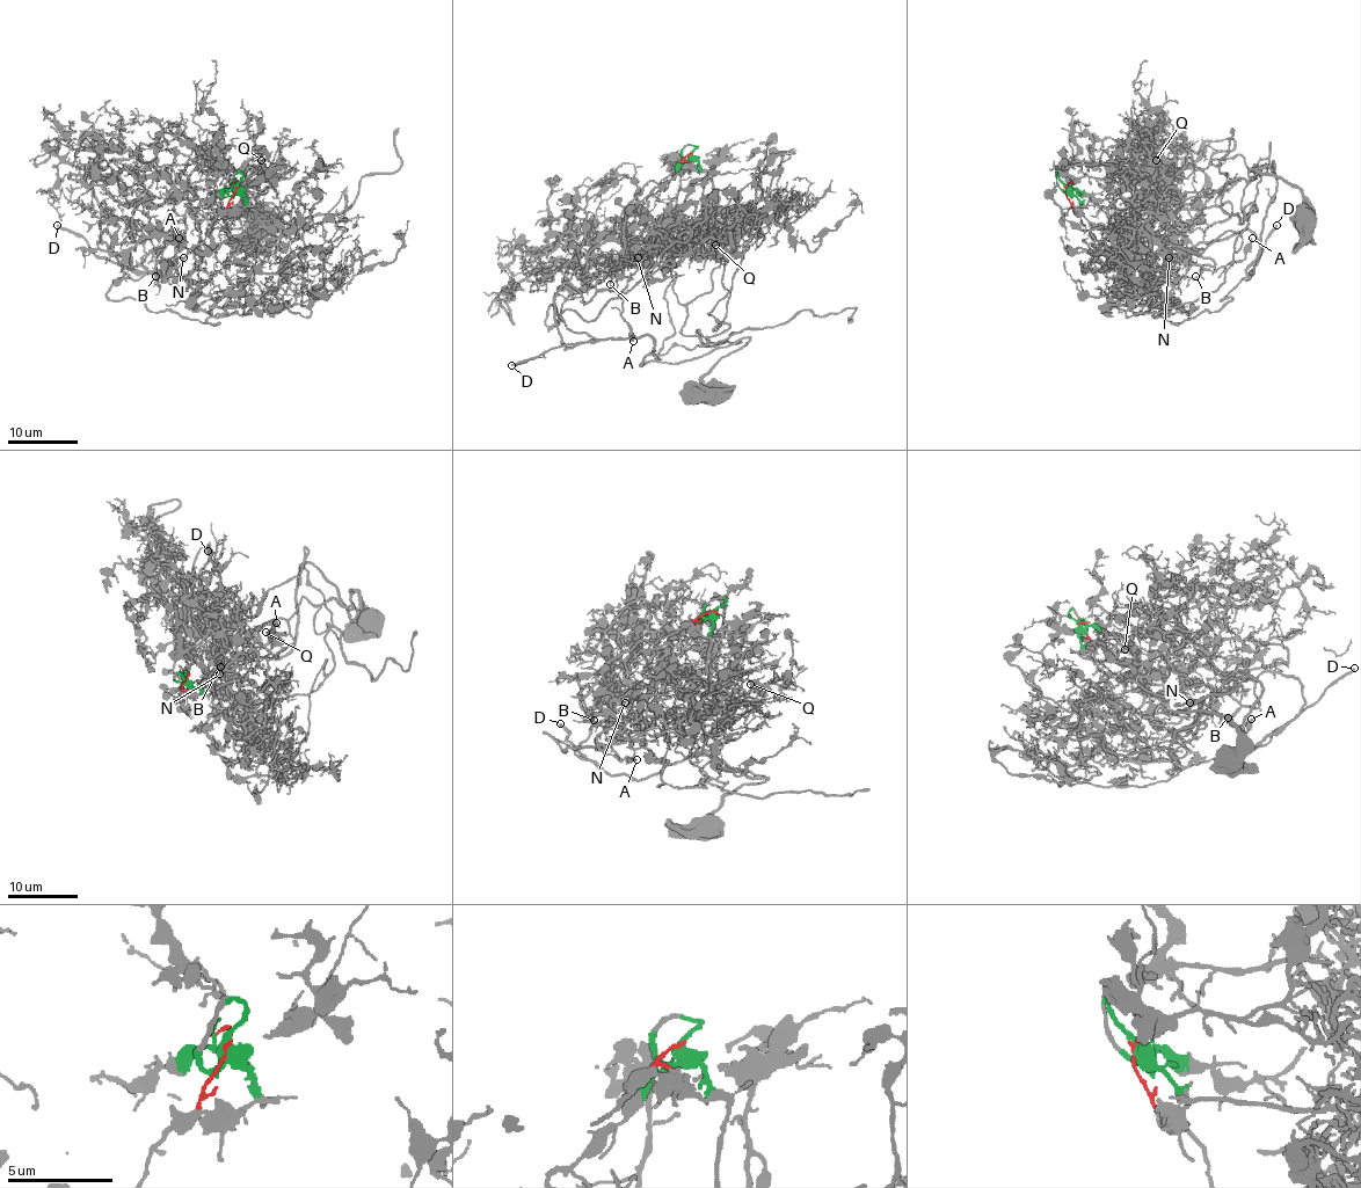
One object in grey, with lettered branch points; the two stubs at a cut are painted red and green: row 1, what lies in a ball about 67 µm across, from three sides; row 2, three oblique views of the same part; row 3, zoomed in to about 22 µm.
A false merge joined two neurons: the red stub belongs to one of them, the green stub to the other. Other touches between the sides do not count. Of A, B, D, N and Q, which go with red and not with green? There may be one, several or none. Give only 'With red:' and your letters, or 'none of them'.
With red: A, B, D, N

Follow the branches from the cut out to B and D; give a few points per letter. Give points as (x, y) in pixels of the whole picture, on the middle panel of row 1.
B: (691, 154), (660, 183), (650, 180), (632, 202), (625, 213), (625, 247), (621, 259), (611, 271), (611, 285)
D: (691, 154), (632, 202), (595, 293), (560, 289), (554, 323), (572, 347), (511, 365)

